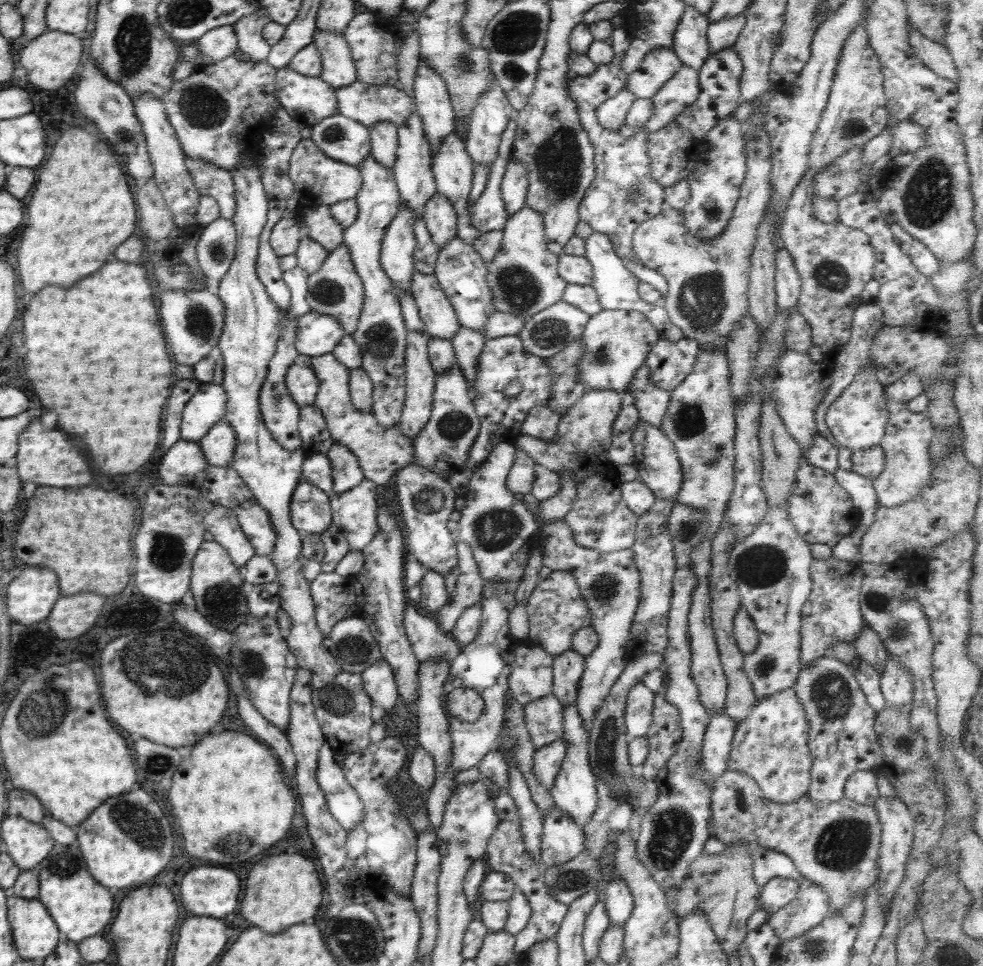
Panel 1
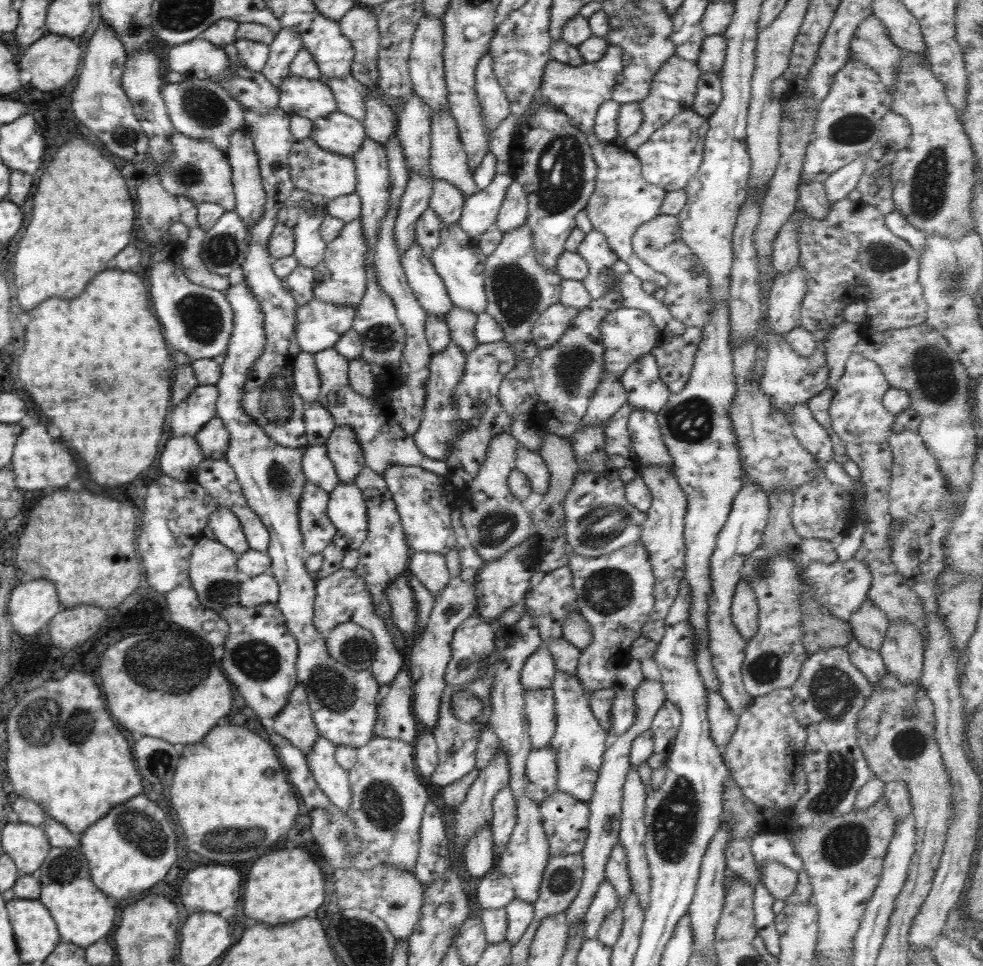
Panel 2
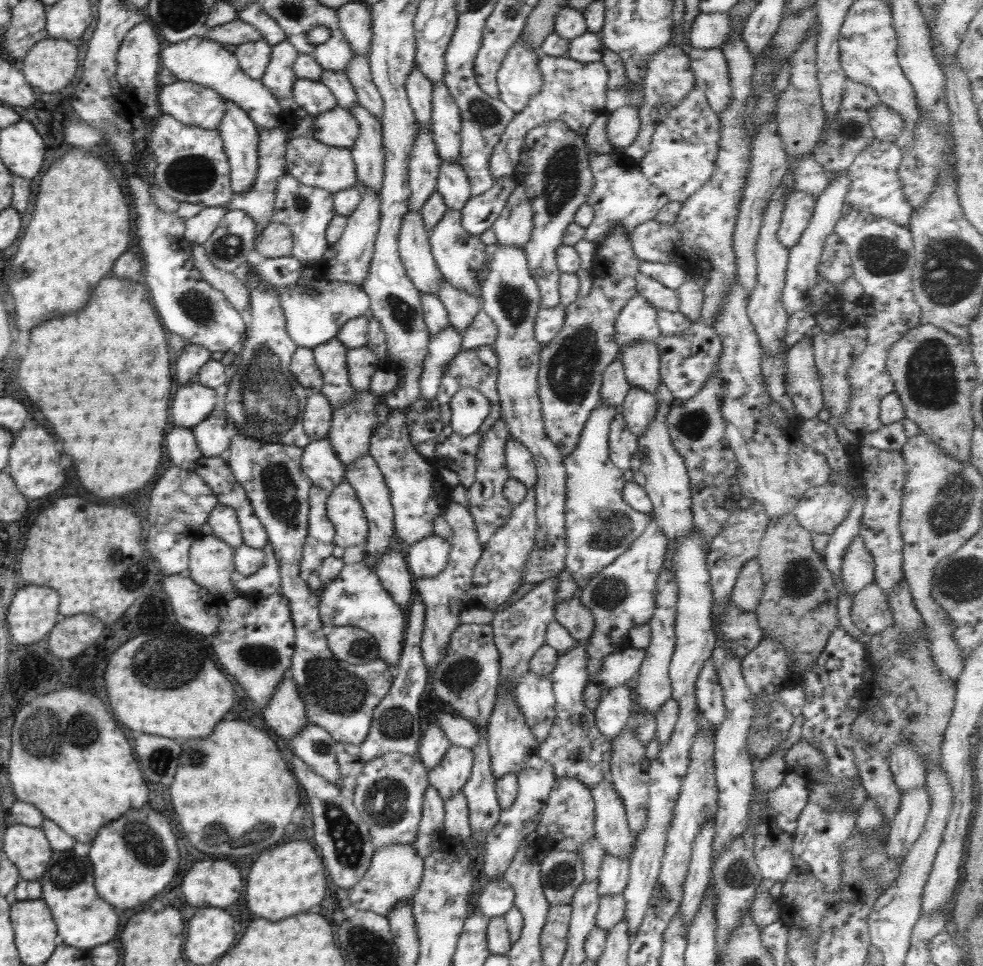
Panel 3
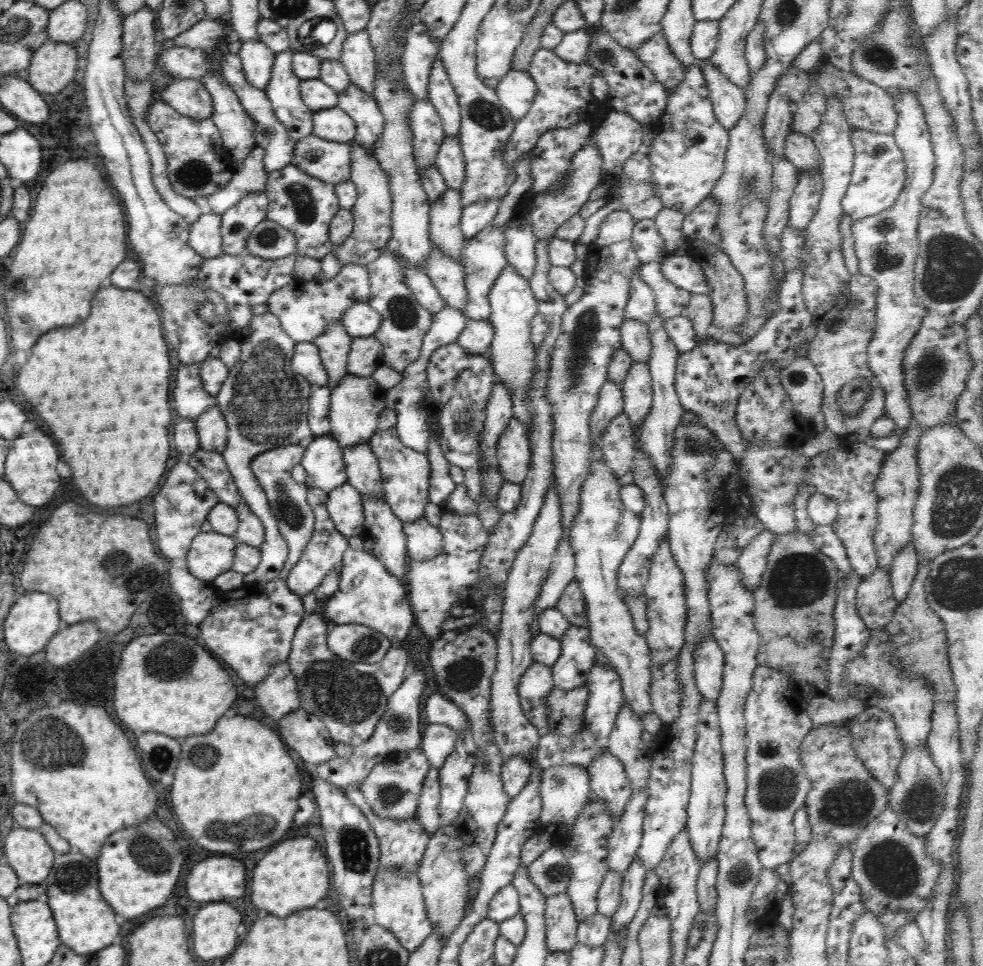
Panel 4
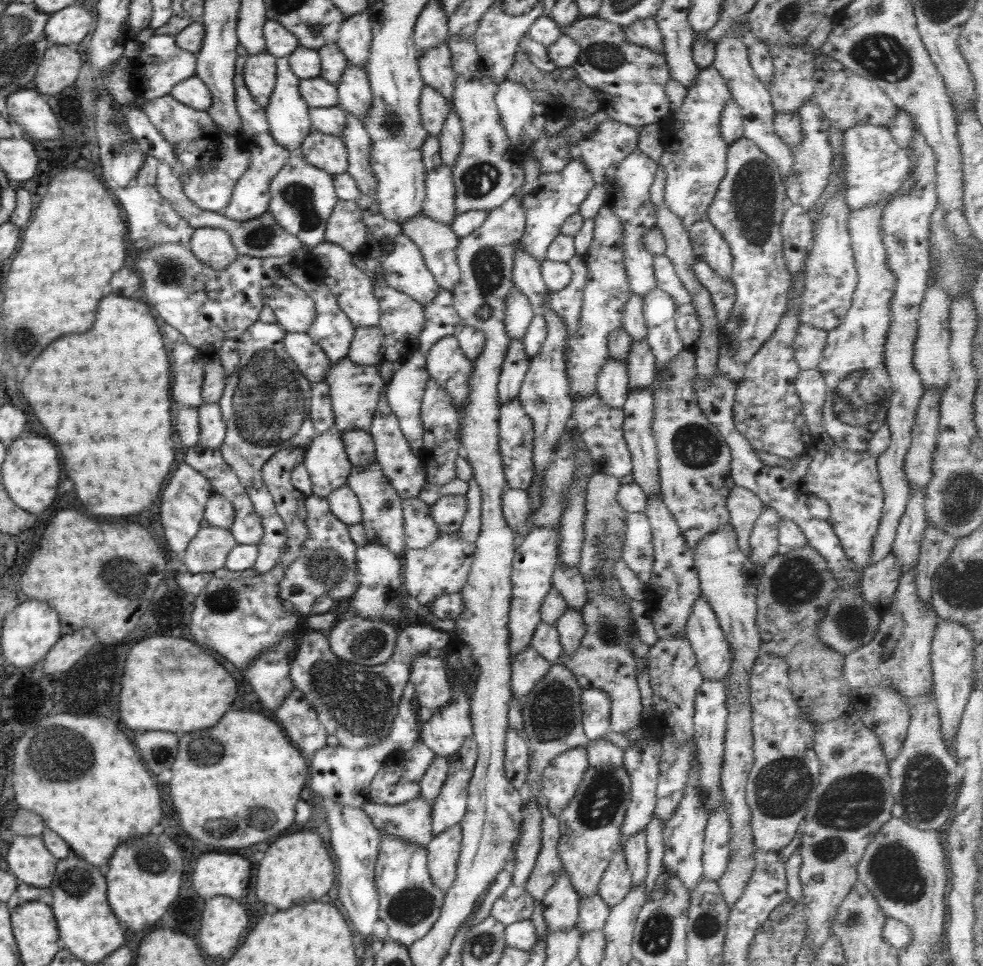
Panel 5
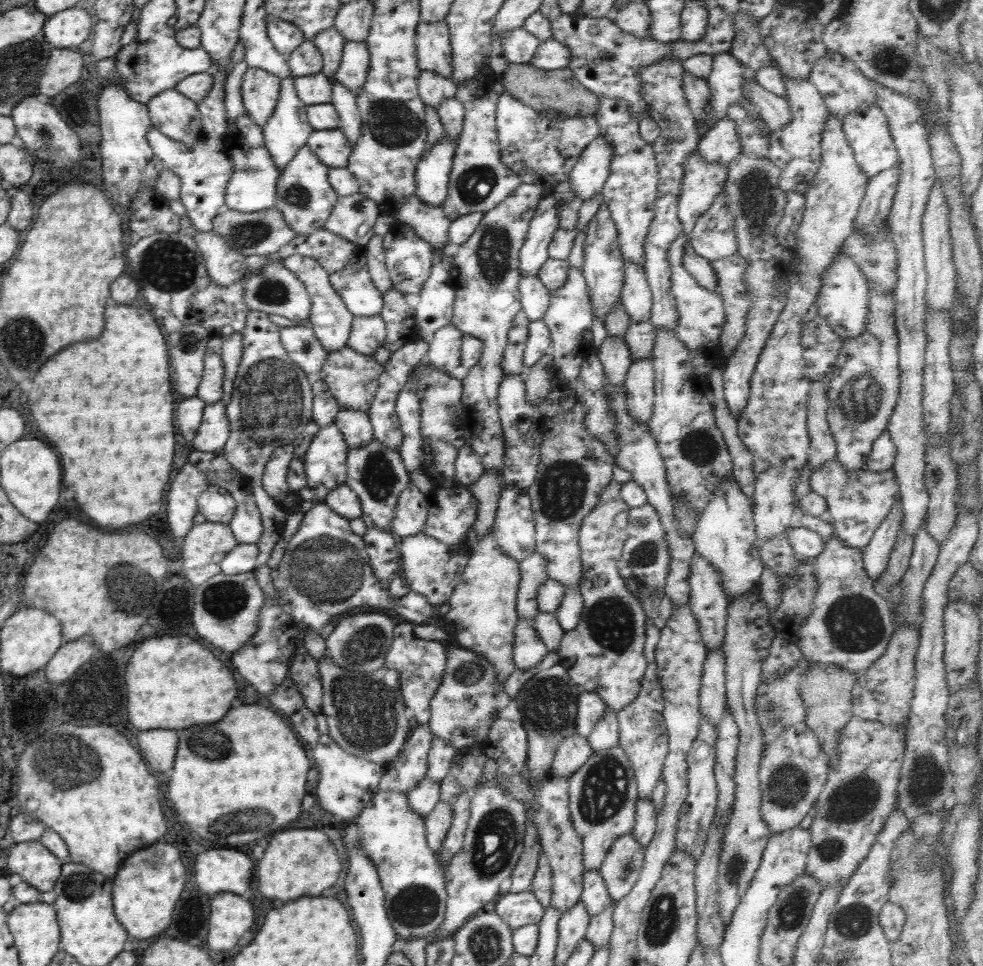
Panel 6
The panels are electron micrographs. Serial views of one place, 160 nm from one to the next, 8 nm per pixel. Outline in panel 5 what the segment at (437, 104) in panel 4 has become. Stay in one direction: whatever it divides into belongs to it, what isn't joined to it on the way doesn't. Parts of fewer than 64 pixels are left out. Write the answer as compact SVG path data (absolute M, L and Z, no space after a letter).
M448 42L438 43L438 46L430 47L428 51L417 55L423 83L447 98L448 105L452 108L455 74Z

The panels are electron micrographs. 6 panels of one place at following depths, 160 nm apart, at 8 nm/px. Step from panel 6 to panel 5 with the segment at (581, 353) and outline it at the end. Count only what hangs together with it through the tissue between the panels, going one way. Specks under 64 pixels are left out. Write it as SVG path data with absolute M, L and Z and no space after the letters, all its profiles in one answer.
M575 254L567 263L573 272L571 281L562 290L550 292L549 303L560 320L566 323L568 338L579 329L578 320L582 310L588 267L580 254Z

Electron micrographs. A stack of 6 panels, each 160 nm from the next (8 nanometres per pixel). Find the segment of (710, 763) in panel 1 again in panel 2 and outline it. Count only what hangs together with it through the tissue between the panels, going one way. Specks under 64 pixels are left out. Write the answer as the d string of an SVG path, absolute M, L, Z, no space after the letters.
M707 690L707 717L710 737L720 748L725 747L737 728L737 716L731 711L728 703L718 690Z

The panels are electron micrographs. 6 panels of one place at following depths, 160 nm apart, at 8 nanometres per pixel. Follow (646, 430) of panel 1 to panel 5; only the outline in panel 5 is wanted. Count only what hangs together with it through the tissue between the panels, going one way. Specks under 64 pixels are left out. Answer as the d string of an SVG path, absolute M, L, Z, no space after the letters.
M646 339L634 340L627 358L628 388L651 387L657 374L655 356Z

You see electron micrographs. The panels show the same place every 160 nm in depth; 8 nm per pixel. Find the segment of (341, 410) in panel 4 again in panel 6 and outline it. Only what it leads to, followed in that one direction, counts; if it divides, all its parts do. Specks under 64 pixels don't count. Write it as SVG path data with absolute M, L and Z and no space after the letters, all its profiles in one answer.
M345 346L336 352L327 353L322 370L317 378L322 379L333 393L339 408L361 410L367 412L374 400L378 379L382 374L383 365L376 362L371 356L360 354L358 351Z

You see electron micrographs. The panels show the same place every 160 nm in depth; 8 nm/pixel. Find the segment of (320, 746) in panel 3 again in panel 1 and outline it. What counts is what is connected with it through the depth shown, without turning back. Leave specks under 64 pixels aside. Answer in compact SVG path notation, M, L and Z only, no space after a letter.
M324 743L318 753L316 778L330 814L345 831L350 832L362 822L363 804L335 758L336 753L328 743Z

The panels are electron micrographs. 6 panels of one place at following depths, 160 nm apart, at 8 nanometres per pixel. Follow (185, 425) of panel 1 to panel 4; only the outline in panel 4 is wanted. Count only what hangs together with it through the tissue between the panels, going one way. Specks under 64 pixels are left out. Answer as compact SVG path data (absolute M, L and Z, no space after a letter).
M181 364L176 374L172 396L180 419L195 421L216 402L215 397L204 390L199 368L199 364Z

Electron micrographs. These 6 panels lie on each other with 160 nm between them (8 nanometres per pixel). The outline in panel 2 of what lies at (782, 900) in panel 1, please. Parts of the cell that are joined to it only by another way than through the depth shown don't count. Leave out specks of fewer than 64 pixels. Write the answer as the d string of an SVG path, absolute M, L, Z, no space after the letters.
M763 862L758 866L761 881L775 900L786 901L798 882L799 873L782 866L779 862Z

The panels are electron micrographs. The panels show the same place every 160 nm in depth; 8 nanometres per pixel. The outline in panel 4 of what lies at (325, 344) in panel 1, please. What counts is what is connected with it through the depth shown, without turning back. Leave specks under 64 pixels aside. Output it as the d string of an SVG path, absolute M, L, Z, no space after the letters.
M359 264L343 265L340 272L330 280L320 279L319 281L304 281L296 278L290 284L274 290L267 300L267 310L275 314L281 322L284 332L296 342L313 342L313 340L322 334L333 322L341 320L345 310L354 306L355 302L369 302L370 299L370 281L367 268Z

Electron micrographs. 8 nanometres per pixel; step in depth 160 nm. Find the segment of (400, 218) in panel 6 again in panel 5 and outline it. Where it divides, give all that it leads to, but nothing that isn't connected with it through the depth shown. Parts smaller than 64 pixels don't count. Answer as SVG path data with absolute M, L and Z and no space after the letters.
M423 212L414 218L409 218L406 222L400 224L400 226L401 232L408 235L418 246L418 249L420 249L426 268L436 279L439 288L453 292L461 277L461 270L459 269L456 256L456 250L461 238L454 234L450 225L436 222L428 218Z

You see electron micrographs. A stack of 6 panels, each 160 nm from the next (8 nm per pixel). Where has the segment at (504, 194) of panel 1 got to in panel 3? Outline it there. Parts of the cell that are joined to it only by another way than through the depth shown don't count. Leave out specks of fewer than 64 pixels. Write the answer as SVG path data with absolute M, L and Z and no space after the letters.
M522 185L510 193L504 210L492 224L497 245L524 250L533 229L532 205Z

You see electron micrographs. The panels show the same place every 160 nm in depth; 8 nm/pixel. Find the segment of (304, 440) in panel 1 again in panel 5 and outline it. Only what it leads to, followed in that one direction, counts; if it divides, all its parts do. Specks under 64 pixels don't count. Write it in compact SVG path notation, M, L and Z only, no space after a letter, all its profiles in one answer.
M325 382L311 385L310 418L317 435L335 425L329 386Z

